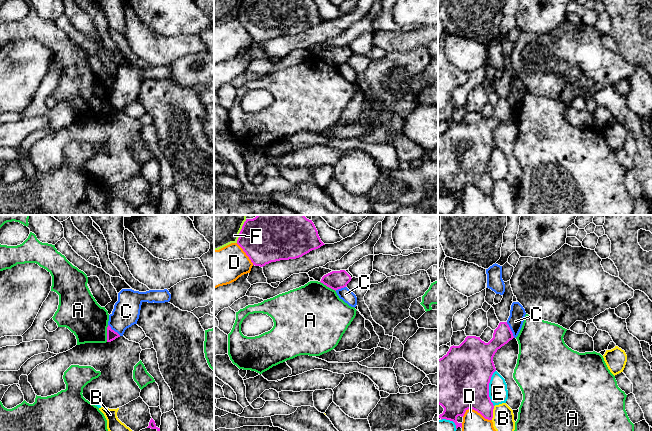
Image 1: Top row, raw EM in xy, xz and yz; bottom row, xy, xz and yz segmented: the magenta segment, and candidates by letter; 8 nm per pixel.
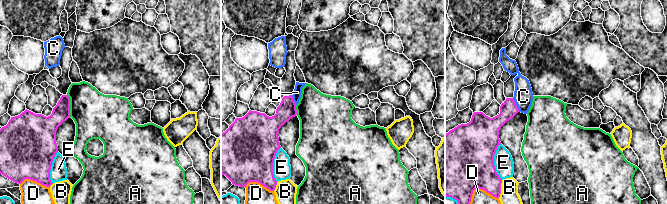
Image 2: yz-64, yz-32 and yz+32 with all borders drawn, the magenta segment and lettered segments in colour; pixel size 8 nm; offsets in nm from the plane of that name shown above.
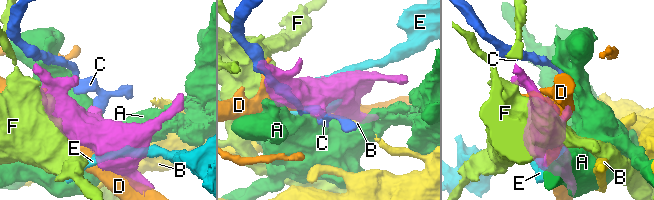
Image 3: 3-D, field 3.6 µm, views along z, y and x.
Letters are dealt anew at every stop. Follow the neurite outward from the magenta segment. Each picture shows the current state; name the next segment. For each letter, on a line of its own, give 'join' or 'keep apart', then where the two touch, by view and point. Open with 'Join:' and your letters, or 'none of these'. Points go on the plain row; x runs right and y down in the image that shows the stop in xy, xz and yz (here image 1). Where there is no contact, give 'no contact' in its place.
Join: none of these
A: keep apart; meets magenta in xy at (107, 109)
B: keep apart; meets magenta in yz at (492, 189)
C: keep apart; meets magenta in yz at (510, 106)
D: keep apart; meets magenta in yz at (476, 186)
E: keep apart; meets magenta in yz at (488, 164)
F: keep apart; meets magenta in xz at (239, 9)

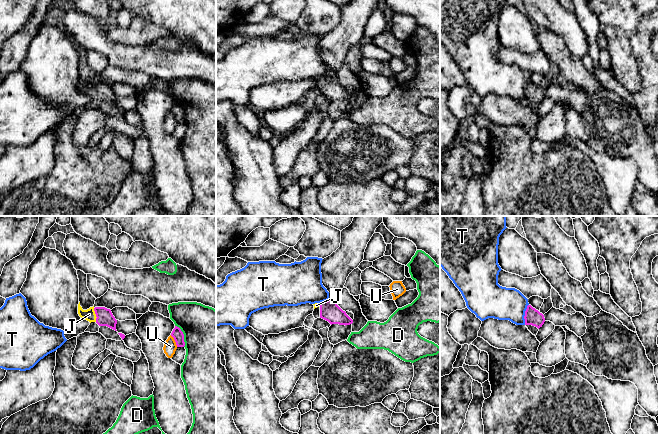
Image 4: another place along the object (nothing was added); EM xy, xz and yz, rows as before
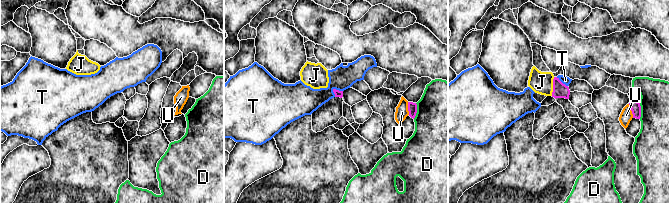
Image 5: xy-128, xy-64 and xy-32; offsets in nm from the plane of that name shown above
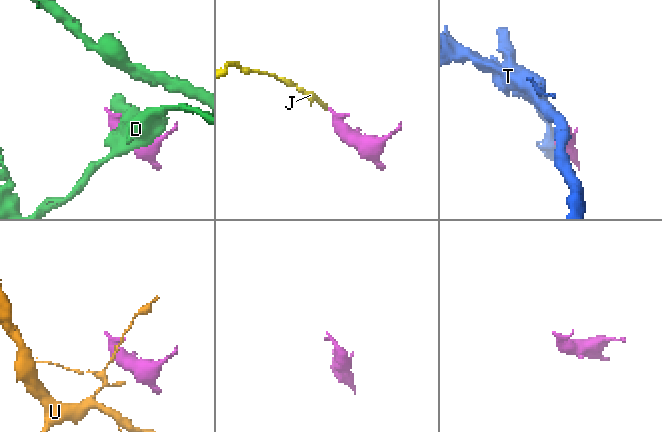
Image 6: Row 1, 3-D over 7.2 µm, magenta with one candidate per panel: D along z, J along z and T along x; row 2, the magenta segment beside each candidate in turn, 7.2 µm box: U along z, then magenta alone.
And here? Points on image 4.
Join: J
D: keep apart; meets magenta in xy at (183, 111)
J: join; meets magenta in xy at (96, 91)
T: keep apart; meets magenta in yz at (525, 90)
U: keep apart; meets magenta in xy at (175, 117)

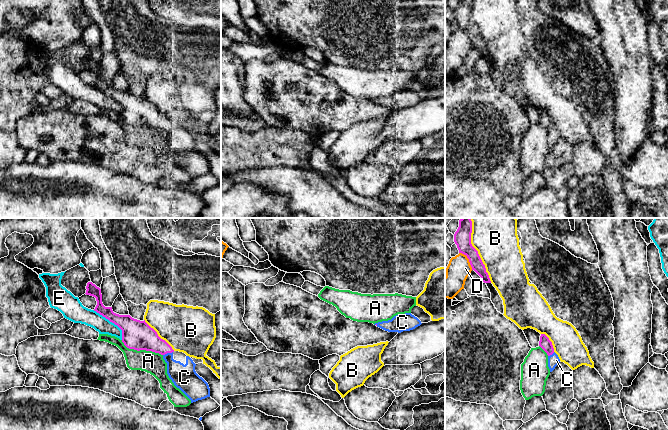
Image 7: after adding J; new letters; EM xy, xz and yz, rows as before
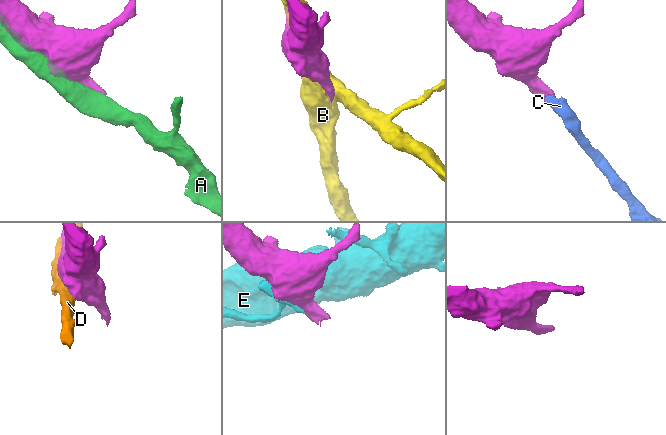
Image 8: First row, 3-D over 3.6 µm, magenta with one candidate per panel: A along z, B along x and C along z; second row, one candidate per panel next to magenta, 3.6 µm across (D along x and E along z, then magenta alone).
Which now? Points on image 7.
Join: C
A: keep apart; meets magenta in xy at (141, 125)
B: keep apart; meets magenta in yz at (477, 29)
C: join; meets magenta in xy at (167, 128)
D: keep apart; meets magenta in yz at (468, 34)
E: keep apart; meets magenta in xy at (112, 98)

